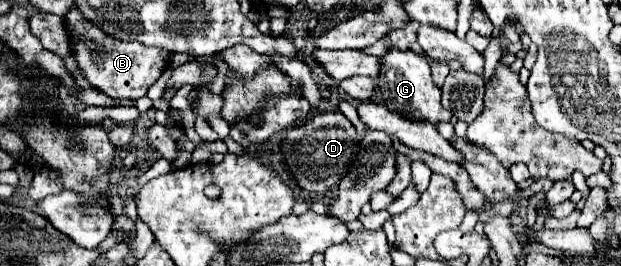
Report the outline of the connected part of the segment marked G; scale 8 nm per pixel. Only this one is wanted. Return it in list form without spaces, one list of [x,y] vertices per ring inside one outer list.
[[[390,47],[384,55],[384,67],[380,67],[380,75],[376,77],[376,87],[382,93],[382,101],[390,111],[398,111],[408,119],[424,119],[430,123],[450,121],[452,113],[440,105],[440,89],[432,83],[430,63],[412,51],[400,51],[398,47]]]

